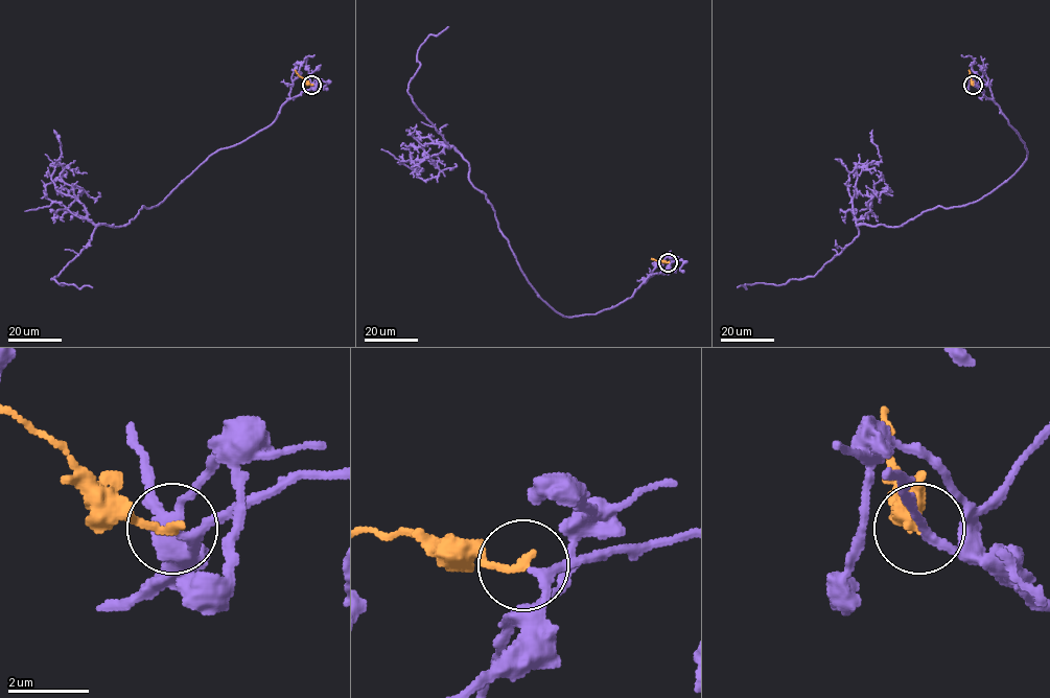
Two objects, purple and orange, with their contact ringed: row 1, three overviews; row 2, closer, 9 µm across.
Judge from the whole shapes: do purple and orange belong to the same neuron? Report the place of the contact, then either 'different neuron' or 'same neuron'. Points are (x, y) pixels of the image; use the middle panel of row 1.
at (668, 262); same neuron

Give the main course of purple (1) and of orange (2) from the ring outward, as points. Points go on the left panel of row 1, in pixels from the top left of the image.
1: (312, 85), (271, 124), (212, 154), (159, 204), (123, 226), (99, 225), (51, 279), (92, 287)
2: (311, 85), (295, 70)

